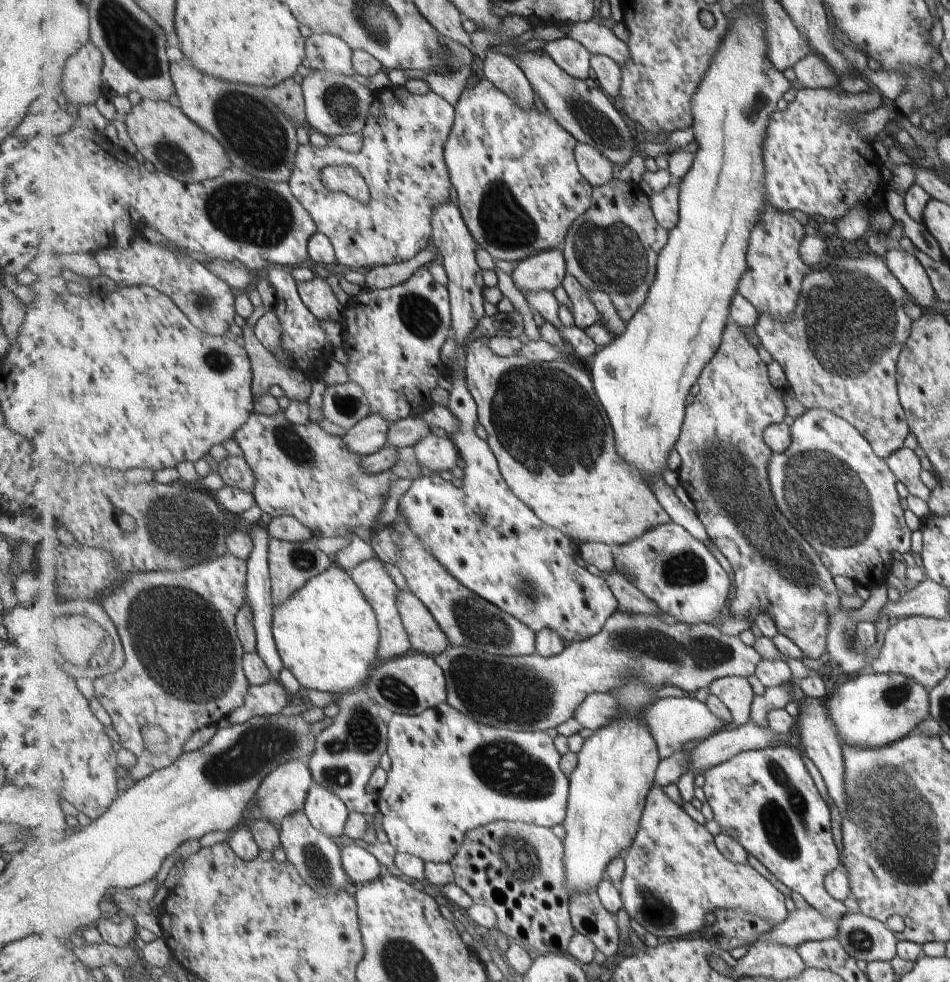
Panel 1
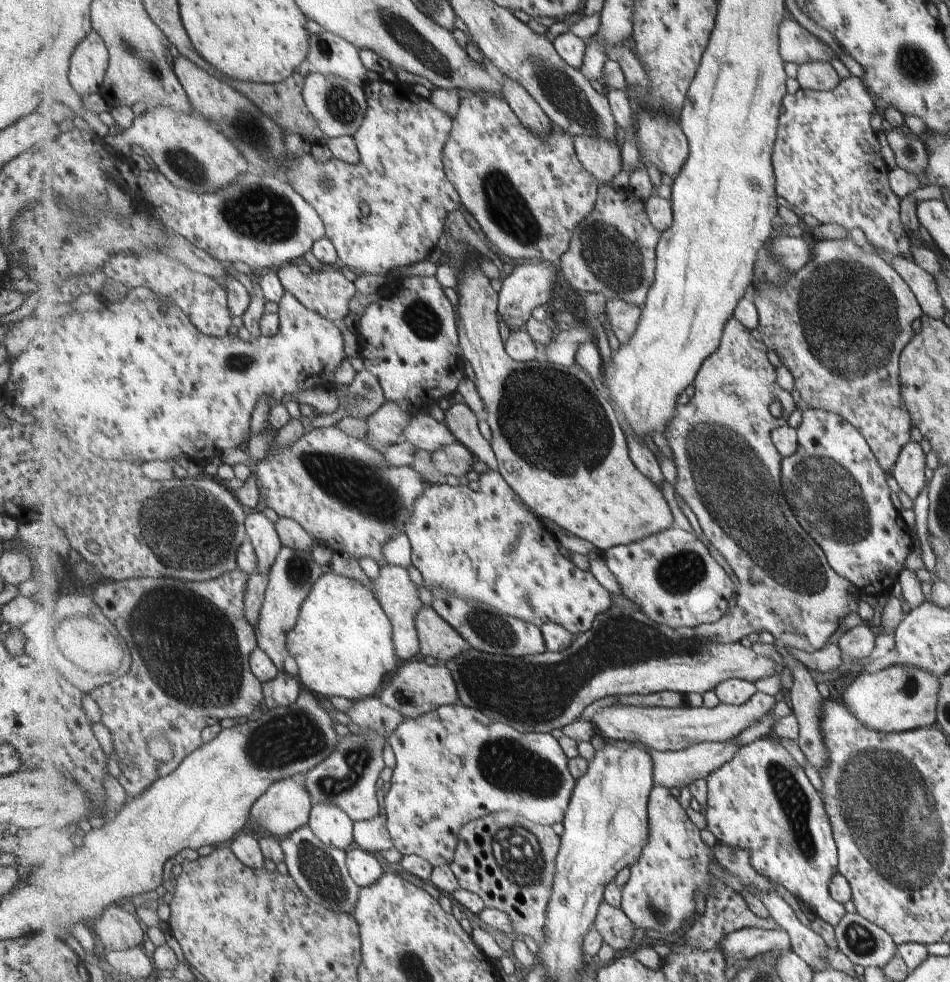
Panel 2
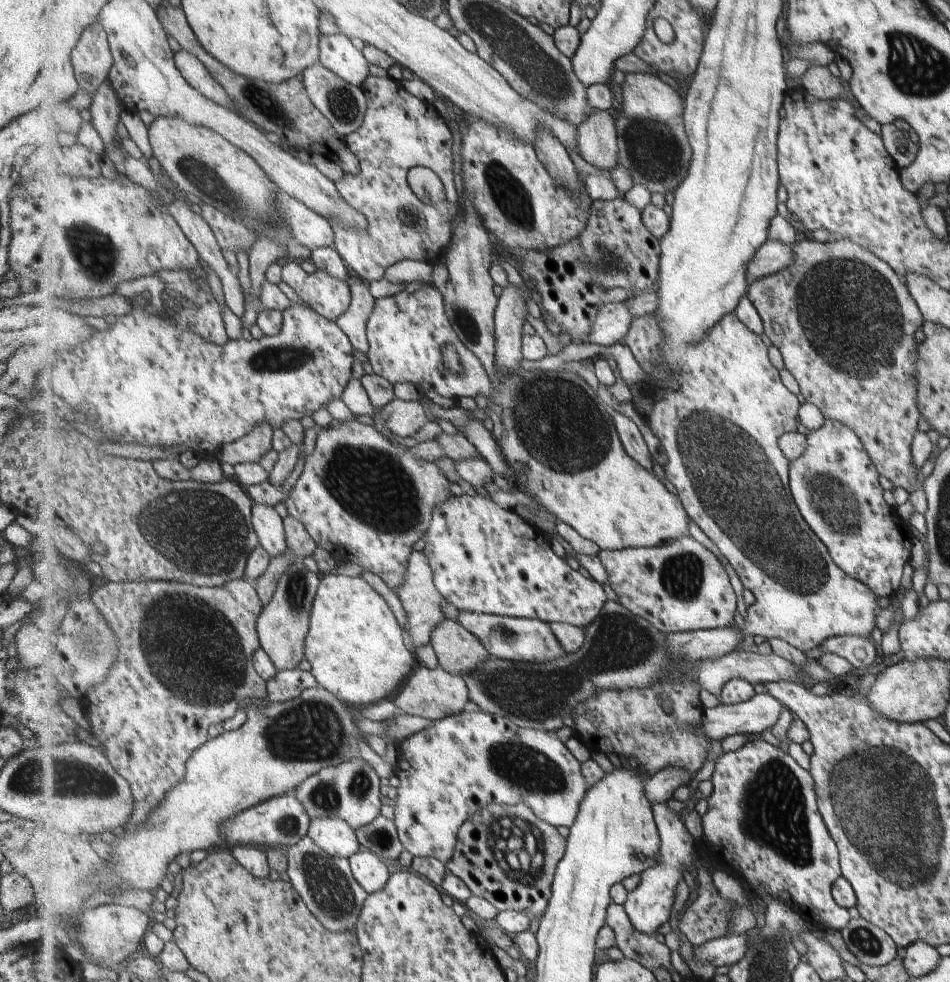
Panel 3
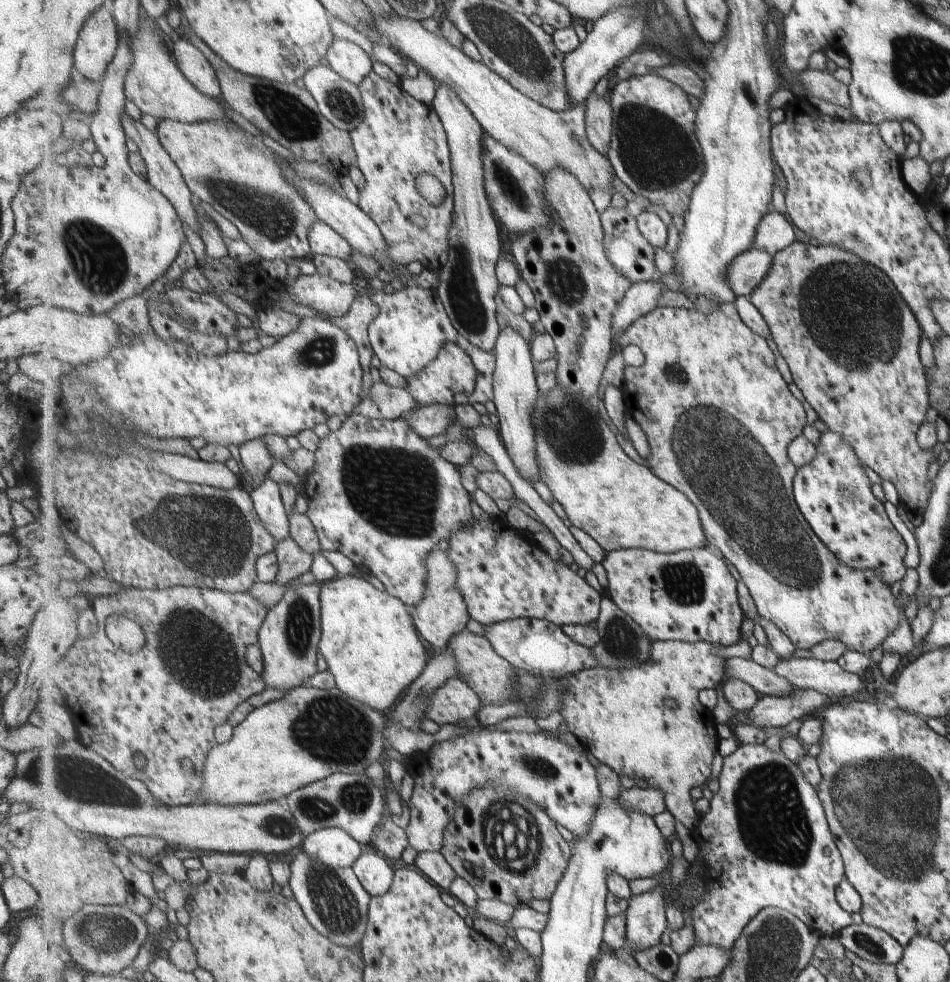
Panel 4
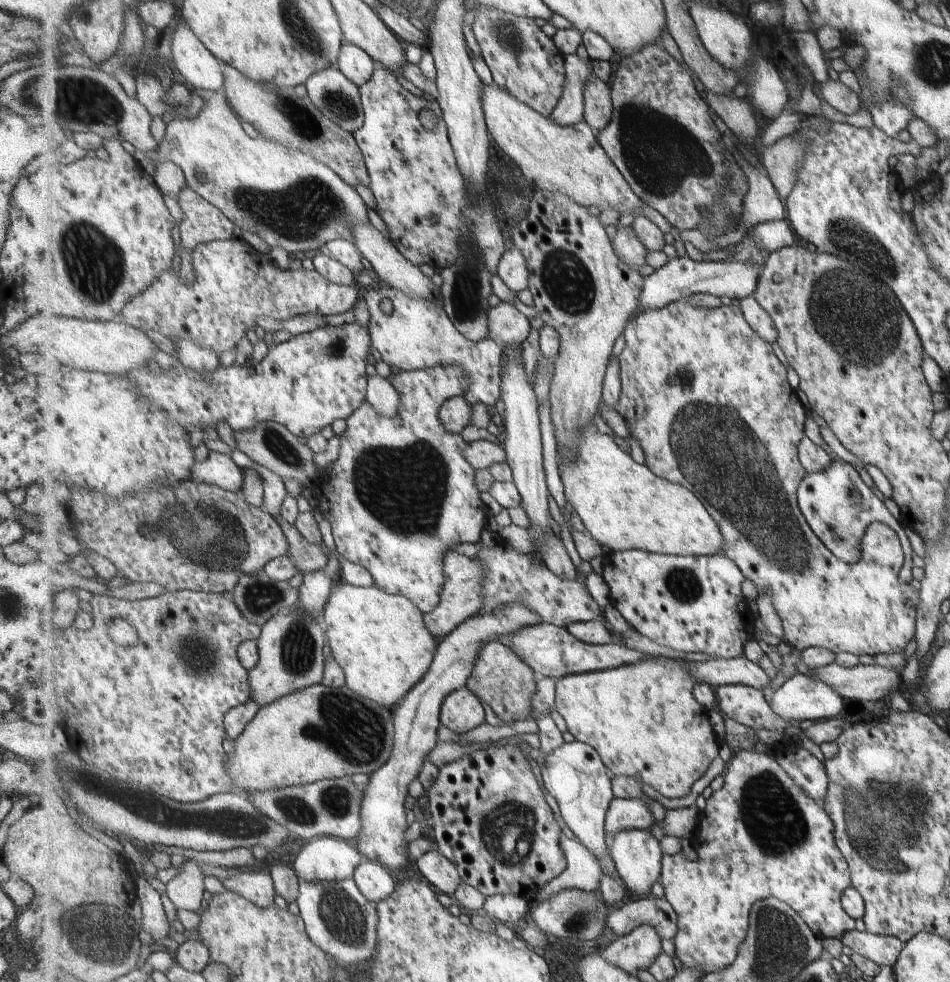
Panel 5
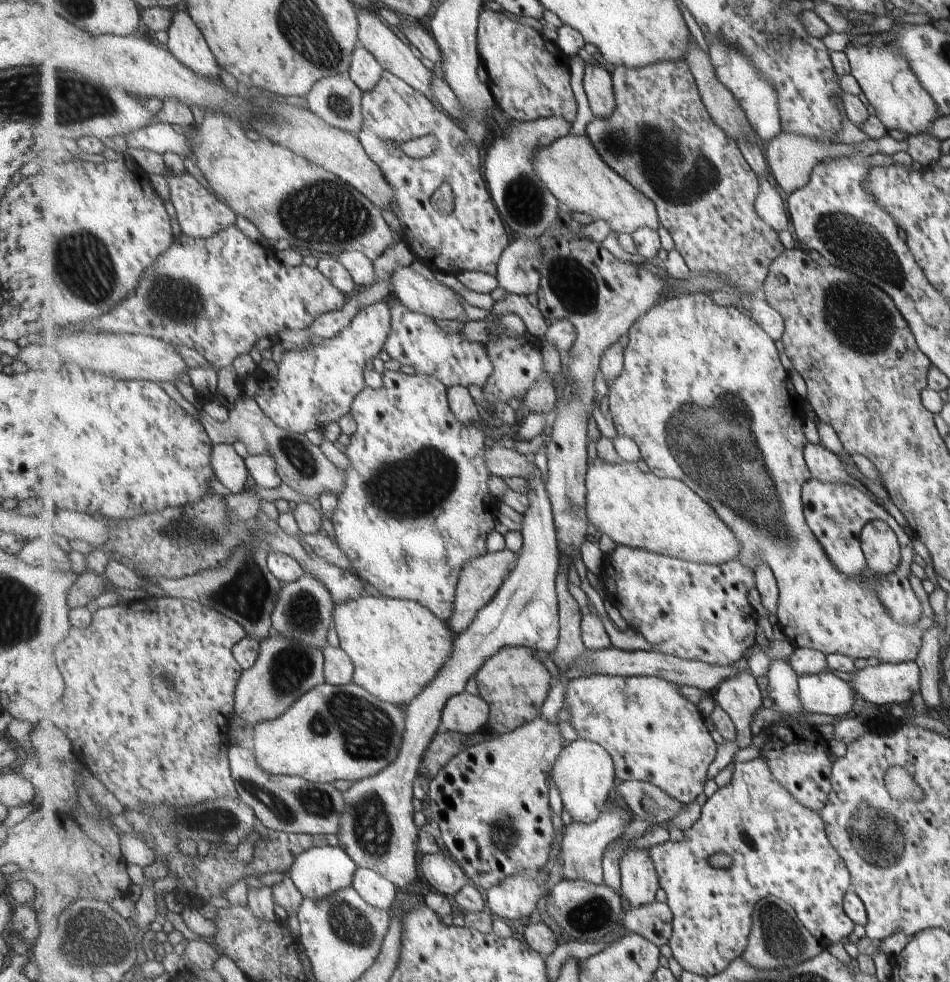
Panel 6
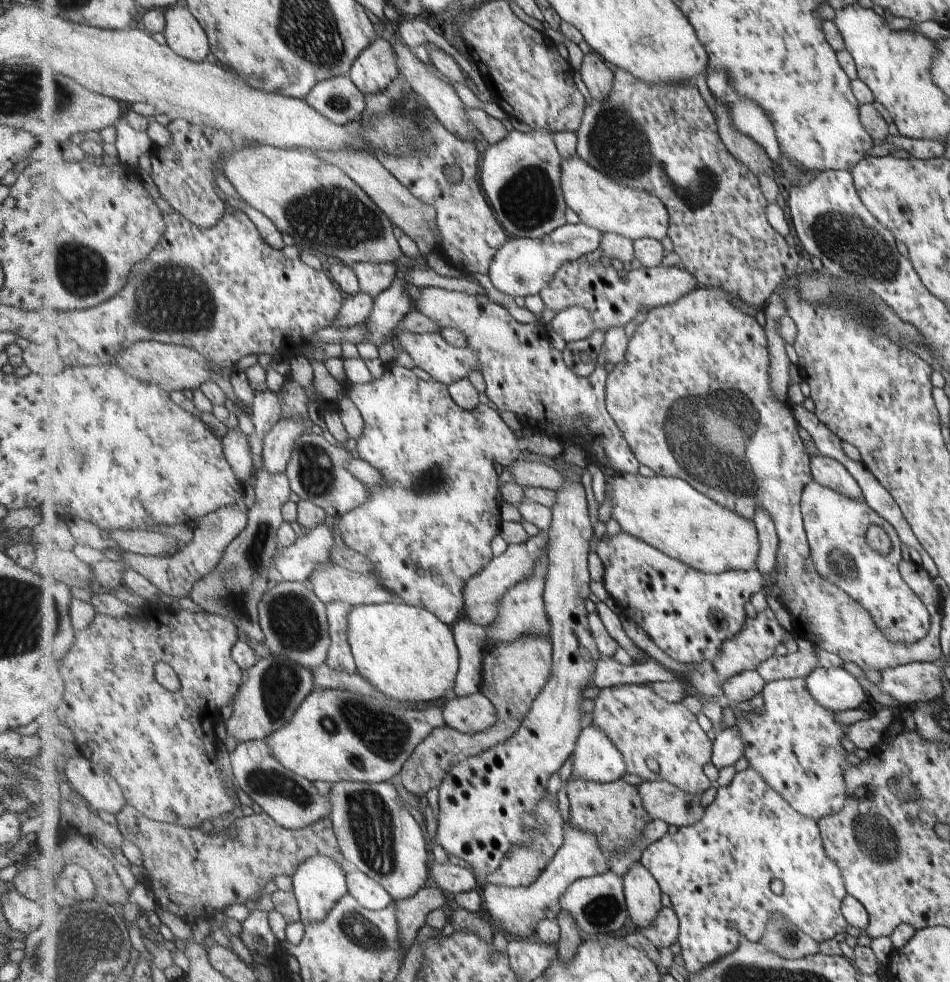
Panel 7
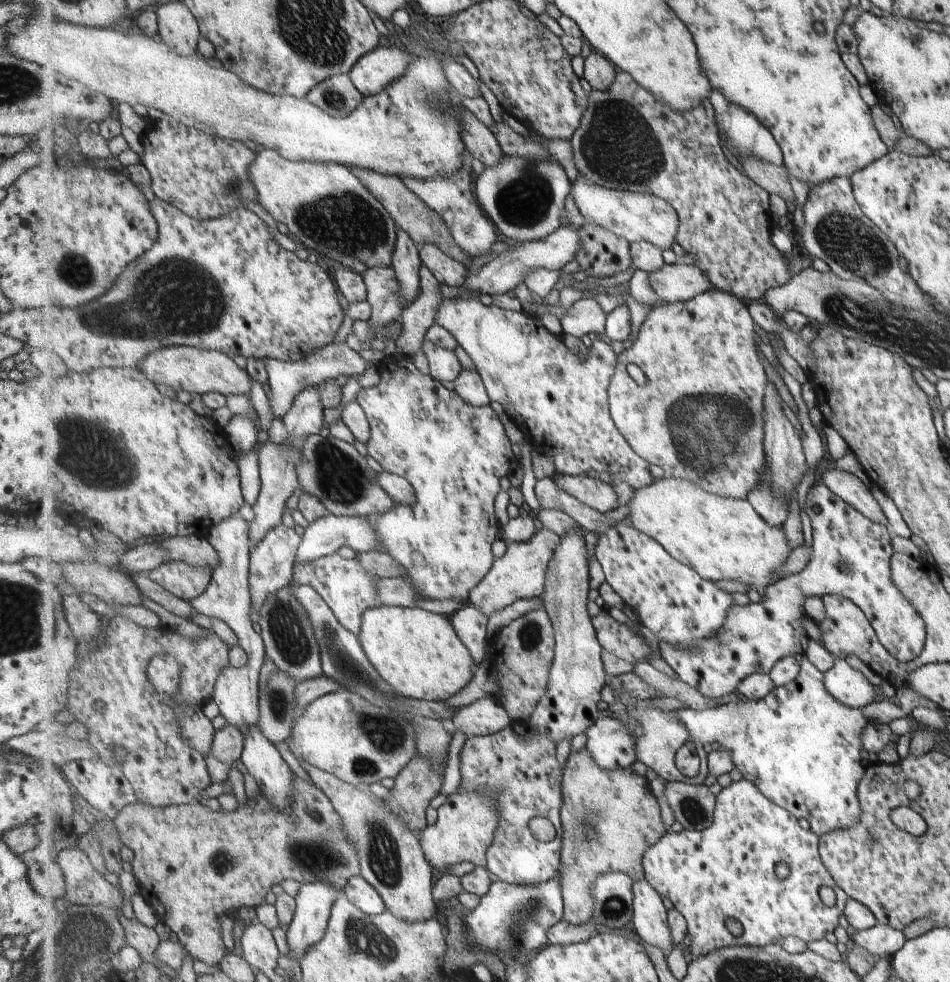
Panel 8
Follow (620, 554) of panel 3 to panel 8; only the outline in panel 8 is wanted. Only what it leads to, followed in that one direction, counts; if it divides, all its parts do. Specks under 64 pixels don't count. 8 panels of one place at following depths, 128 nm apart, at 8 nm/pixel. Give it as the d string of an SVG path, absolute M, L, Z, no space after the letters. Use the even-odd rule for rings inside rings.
M625 524L609 528L598 539L595 556L603 567L606 582L609 582L615 592L620 594L638 617L639 624L646 626L655 635L659 644L665 642L682 650L699 649L703 640L719 634L719 630L722 630L727 620L727 614L731 611L731 606L735 605L733 596L727 590L719 588L719 584L715 582L705 580L694 568L691 568L691 565L683 564L683 561L671 556L659 540L651 538L638 528Z

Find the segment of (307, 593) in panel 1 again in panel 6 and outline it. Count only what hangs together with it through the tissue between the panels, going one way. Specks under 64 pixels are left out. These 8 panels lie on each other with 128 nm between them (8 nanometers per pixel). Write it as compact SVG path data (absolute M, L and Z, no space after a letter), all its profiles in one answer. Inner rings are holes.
M361 596L334 610L339 646L354 664L355 684L387 703L405 708L427 690L451 658L455 634L448 624L421 603L379 596Z

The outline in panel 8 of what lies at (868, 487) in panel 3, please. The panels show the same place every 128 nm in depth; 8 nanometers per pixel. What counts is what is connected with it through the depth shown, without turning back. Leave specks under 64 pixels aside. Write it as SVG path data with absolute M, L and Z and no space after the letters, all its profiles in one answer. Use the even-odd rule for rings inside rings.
M825 483L812 486L808 491L806 514L812 526L812 555L803 571L795 575L787 575L782 581L769 586L759 602L731 606L722 630L719 630L717 636L703 640L699 649L682 650L665 642L659 644L661 657L683 682L697 688L703 696L723 698L725 694L735 692L741 681L748 676L755 673L769 674L779 660L788 656L806 655L811 638L807 635L807 630L804 630L801 618L803 620L806 617L804 604L805 598L808 597L817 596L822 599L827 595L841 595L854 601L859 608L863 609L863 612L867 613L867 618L879 633L879 640L882 640L887 647L887 652L899 661L899 664L915 660L925 646L926 625L923 624L922 616L919 616L915 606L909 602L907 591L899 590L893 582L893 576L890 575L892 533L888 526L869 520L859 512L859 509L853 508L837 496Z

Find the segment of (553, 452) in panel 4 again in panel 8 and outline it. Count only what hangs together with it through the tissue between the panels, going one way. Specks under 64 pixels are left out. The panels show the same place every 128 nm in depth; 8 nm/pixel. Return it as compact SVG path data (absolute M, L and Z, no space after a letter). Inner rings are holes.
M668 477L656 480L651 486L634 489L628 507L630 508L628 518L633 527L659 540L671 556L683 561L683 564L691 565L691 568L694 568L705 580L711 582L733 580L748 588L756 588L760 594L763 594L769 586L777 584L786 577L782 576L782 572L778 575L778 571L793 549L787 540L787 532L785 528L773 528L771 524L767 524L767 520L755 510L755 506L749 500L719 496L717 493L707 492L702 485L686 478Z

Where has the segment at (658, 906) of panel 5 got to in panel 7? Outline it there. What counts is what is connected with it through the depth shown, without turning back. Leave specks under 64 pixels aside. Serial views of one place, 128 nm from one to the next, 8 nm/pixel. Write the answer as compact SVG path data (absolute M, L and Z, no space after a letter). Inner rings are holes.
M671 907L659 912L654 922L649 927L637 928L657 949L669 948L678 942L680 934L680 921Z

